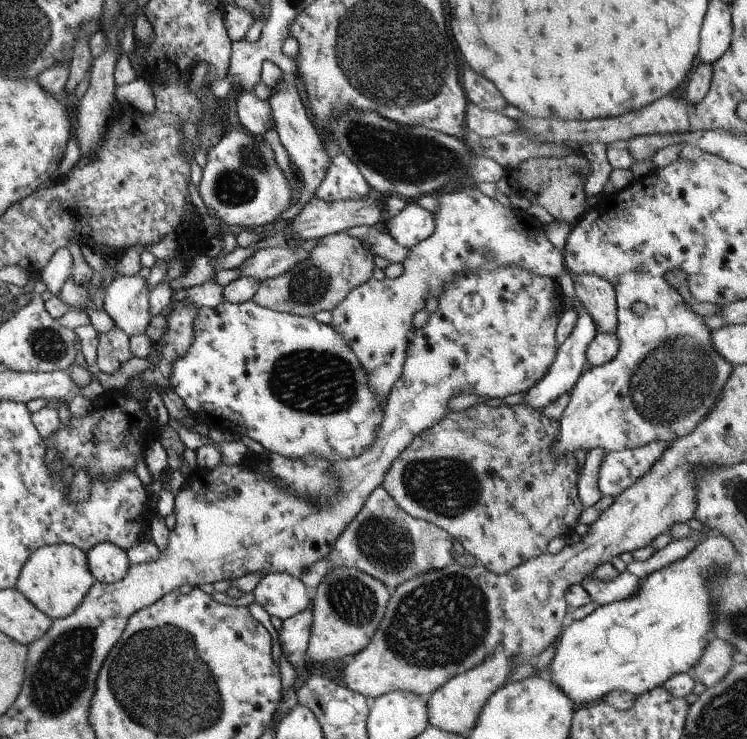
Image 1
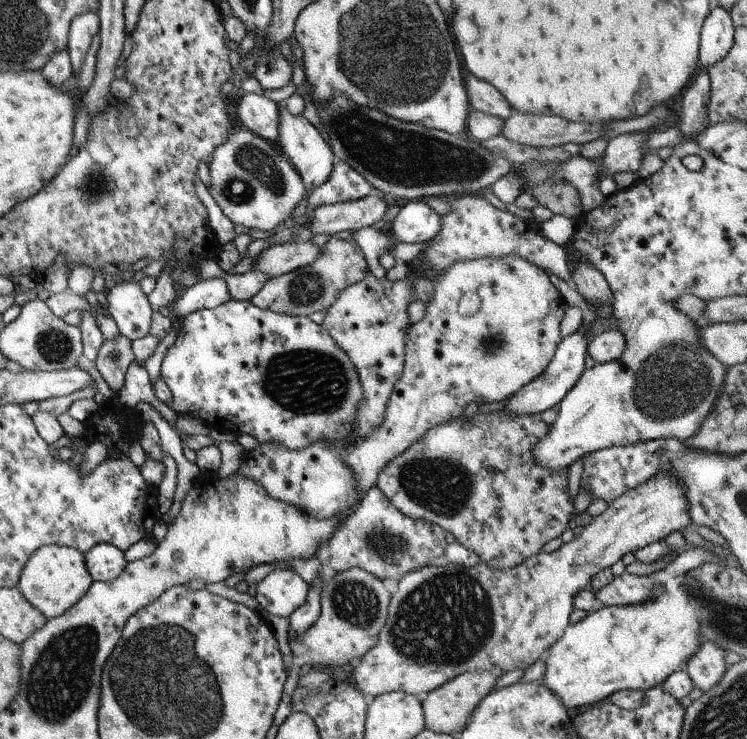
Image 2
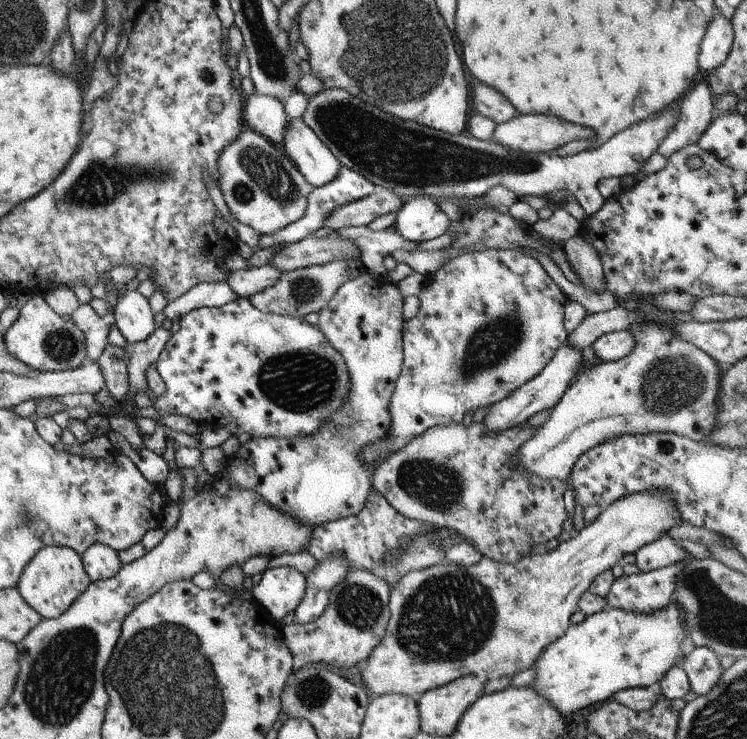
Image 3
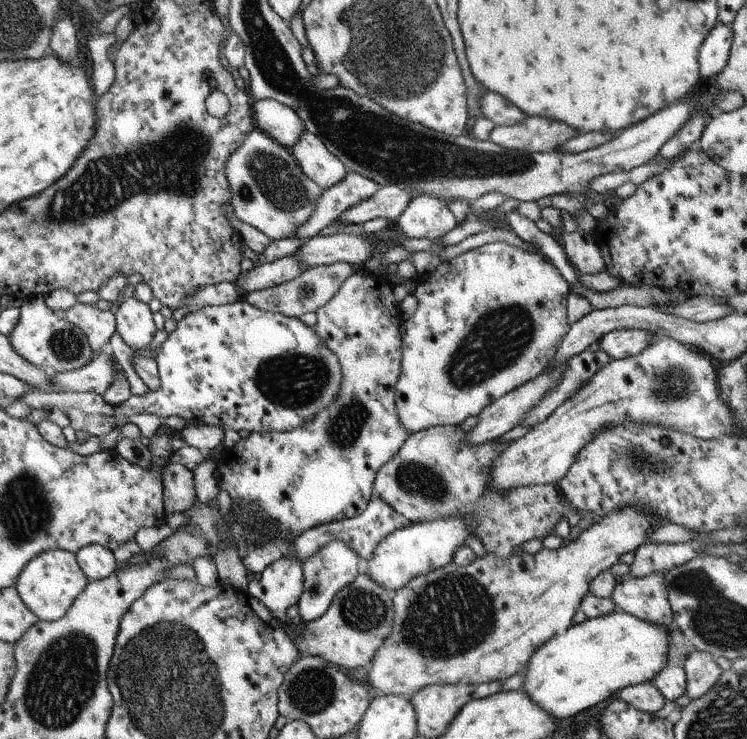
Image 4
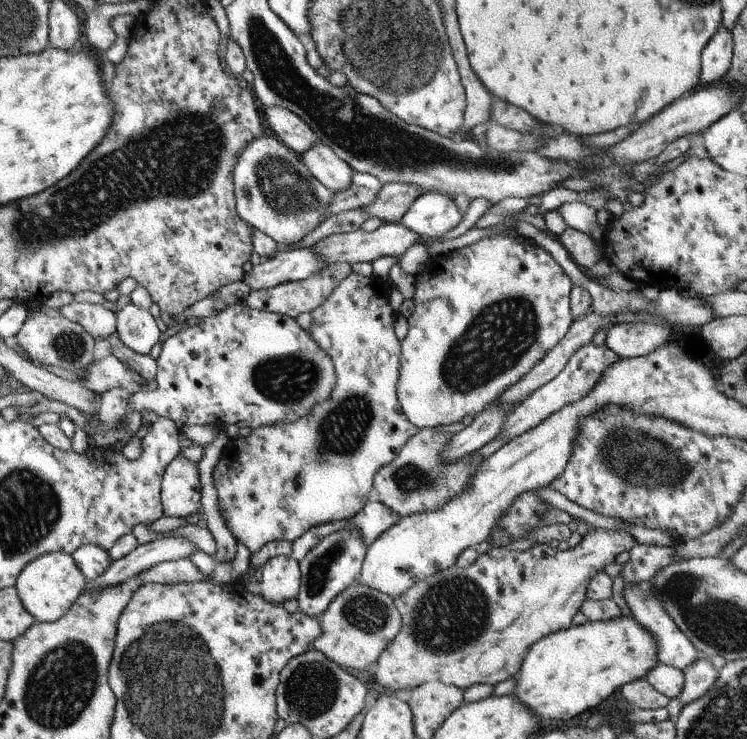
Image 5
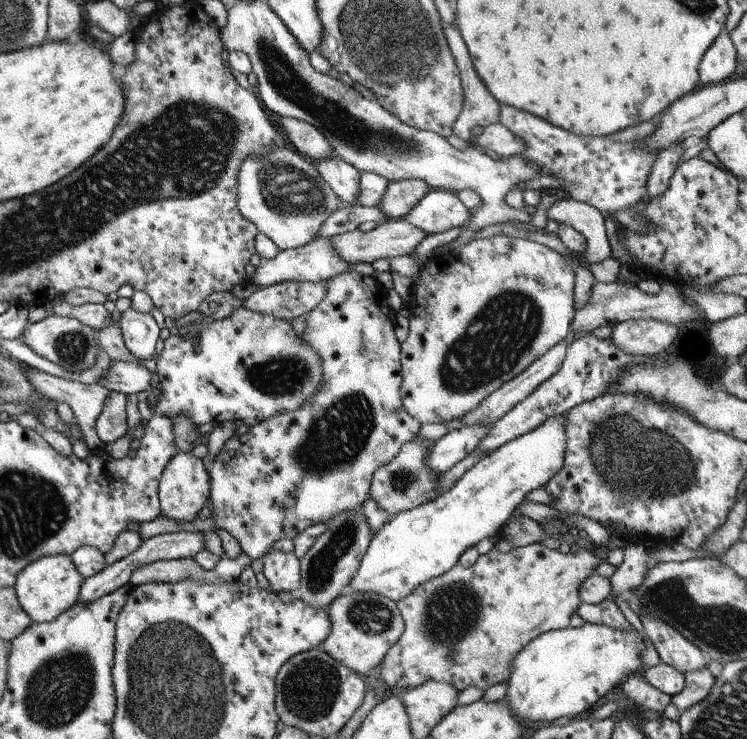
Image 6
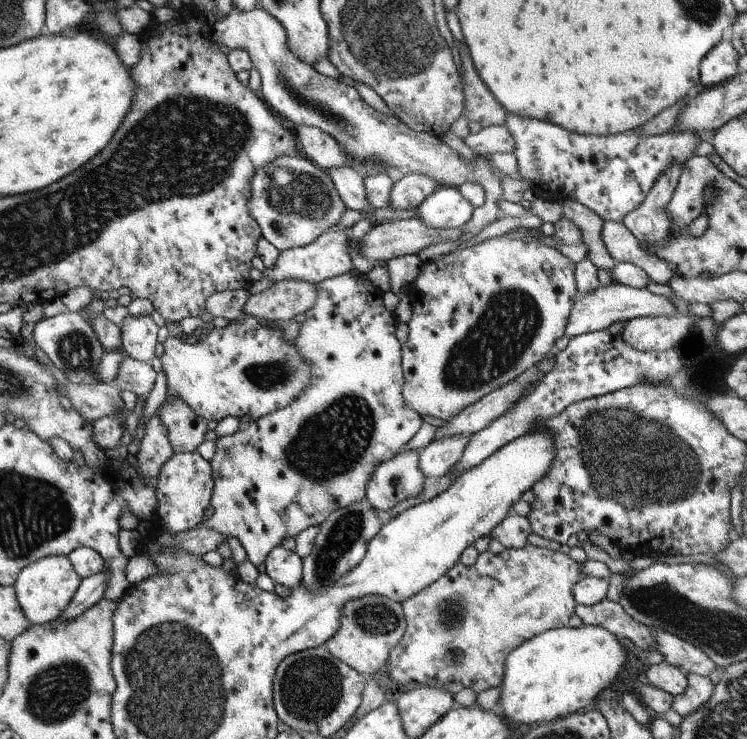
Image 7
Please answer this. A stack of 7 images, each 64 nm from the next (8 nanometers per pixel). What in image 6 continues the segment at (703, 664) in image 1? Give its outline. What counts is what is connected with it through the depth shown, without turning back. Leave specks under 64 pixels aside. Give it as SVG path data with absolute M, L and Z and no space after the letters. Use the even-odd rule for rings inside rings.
M707 667L686 672L684 677L685 684L683 690L672 696L670 700L673 706L680 712L687 710L687 708L697 704L700 700L704 700L714 683L714 678Z

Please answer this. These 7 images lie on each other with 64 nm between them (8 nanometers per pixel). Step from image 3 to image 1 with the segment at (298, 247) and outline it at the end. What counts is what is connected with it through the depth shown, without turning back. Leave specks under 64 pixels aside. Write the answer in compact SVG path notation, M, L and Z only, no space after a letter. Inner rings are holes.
M291 246L257 249L249 259L237 266L238 274L263 281L284 274L296 263L308 260L309 256L310 252Z

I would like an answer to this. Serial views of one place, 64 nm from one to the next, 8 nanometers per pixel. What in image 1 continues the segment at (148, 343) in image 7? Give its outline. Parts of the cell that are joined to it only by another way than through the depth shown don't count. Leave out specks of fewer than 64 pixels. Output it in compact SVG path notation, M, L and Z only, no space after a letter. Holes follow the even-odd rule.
M116 274L105 289L103 311L128 338L144 334L152 317L148 308L148 292L144 279L137 274Z

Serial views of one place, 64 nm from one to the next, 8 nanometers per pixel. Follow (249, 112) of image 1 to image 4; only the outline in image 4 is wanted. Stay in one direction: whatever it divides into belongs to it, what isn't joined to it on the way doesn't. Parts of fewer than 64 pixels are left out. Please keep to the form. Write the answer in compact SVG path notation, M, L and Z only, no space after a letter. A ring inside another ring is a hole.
M252 100L251 112L254 126L286 149L295 146L303 134L300 118L277 100Z

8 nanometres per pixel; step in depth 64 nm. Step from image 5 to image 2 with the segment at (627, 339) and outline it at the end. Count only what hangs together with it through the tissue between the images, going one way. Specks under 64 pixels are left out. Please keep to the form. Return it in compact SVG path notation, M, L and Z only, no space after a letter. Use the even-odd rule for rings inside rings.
M609 328L603 332L598 332L591 338L586 346L586 354L593 362L601 364L621 356L623 348L625 348L623 334L617 332L615 328Z

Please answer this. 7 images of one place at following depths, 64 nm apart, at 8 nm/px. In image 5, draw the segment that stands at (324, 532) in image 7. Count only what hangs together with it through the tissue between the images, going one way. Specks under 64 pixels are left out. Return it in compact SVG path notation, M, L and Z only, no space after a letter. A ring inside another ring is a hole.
M347 524L343 530L324 536L315 548L311 548L298 560L301 584L296 600L299 612L311 618L319 616L335 596L356 580L365 551L363 540L357 536L357 528L351 528L351 524Z

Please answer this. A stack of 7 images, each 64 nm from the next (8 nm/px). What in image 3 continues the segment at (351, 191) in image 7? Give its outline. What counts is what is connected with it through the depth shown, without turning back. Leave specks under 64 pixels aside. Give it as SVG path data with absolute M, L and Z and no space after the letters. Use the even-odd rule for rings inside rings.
M301 117L289 118L279 147L312 187L327 184L339 172L340 162Z

